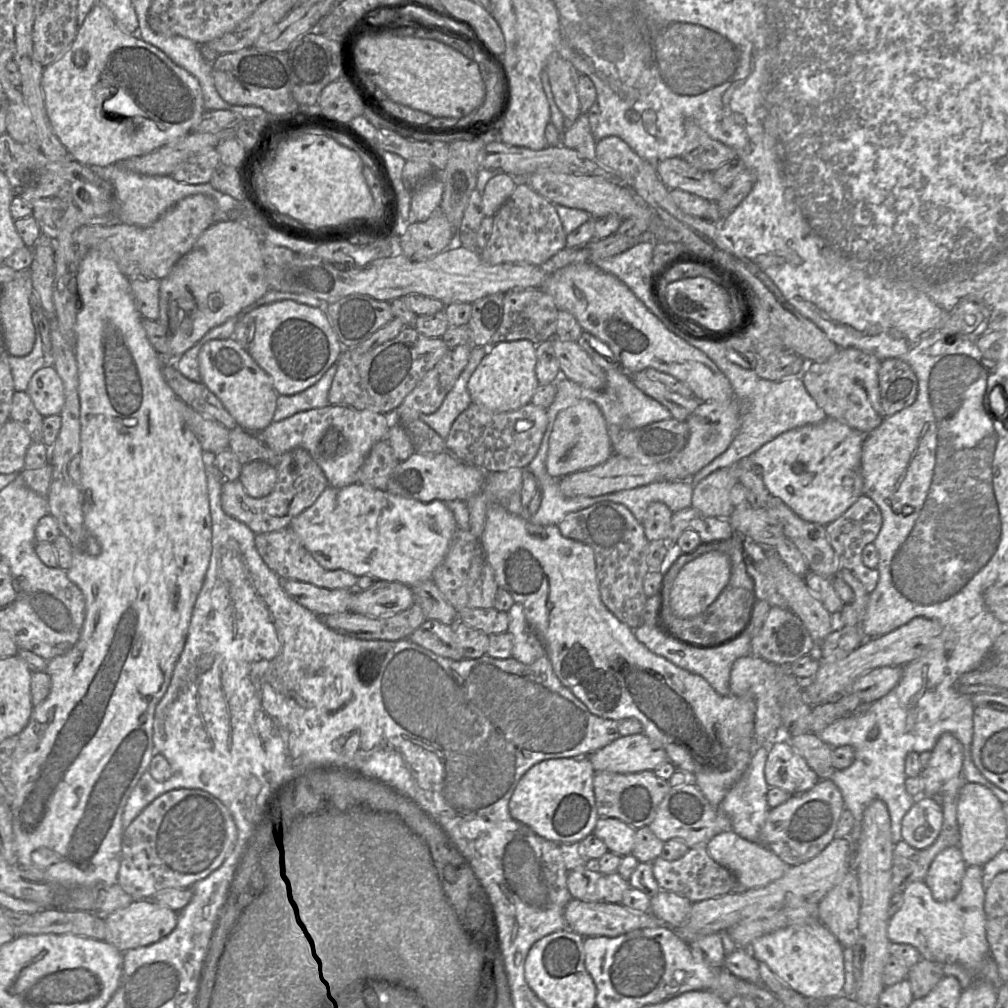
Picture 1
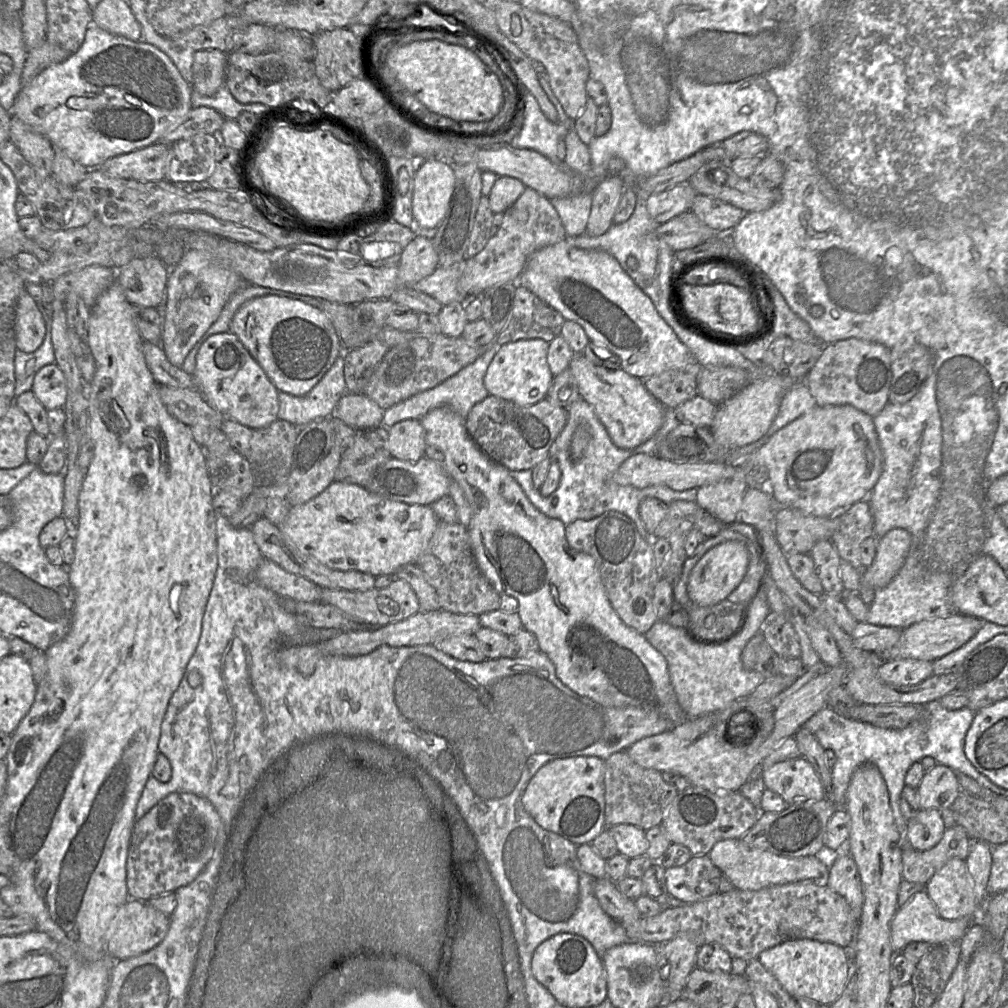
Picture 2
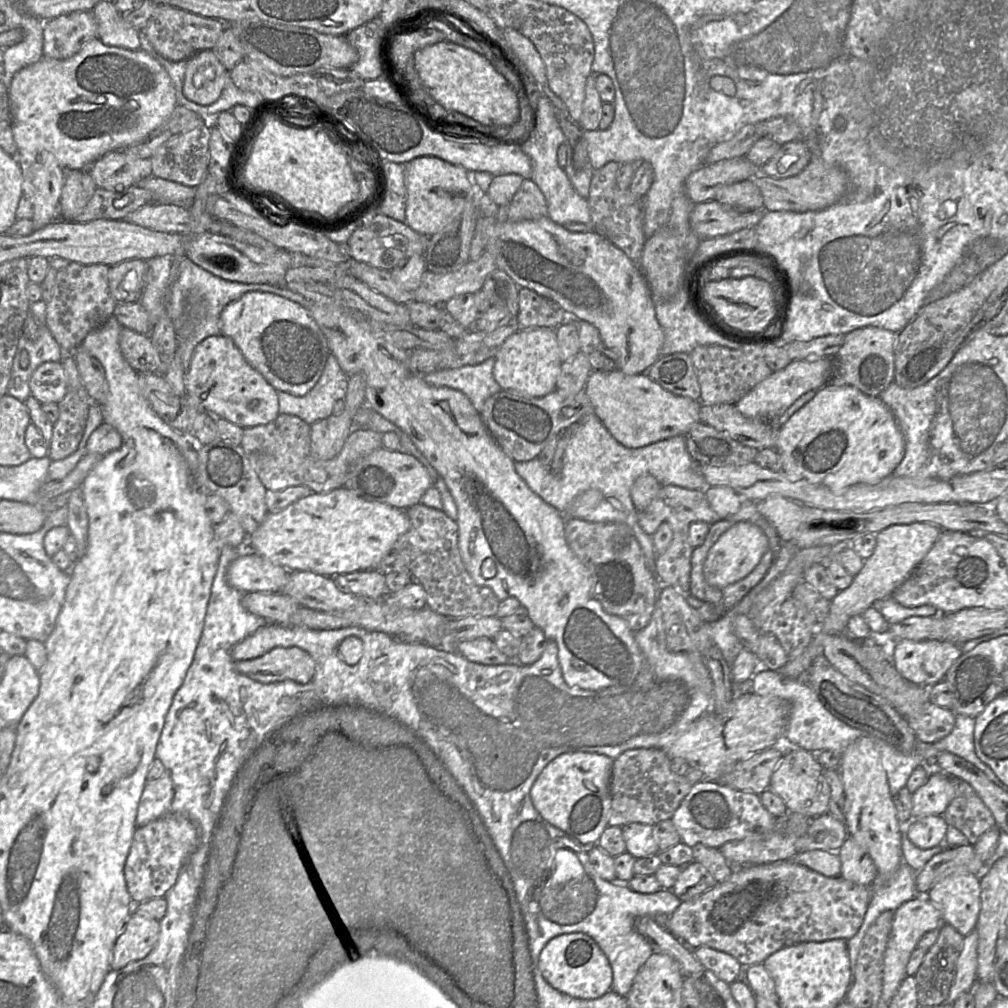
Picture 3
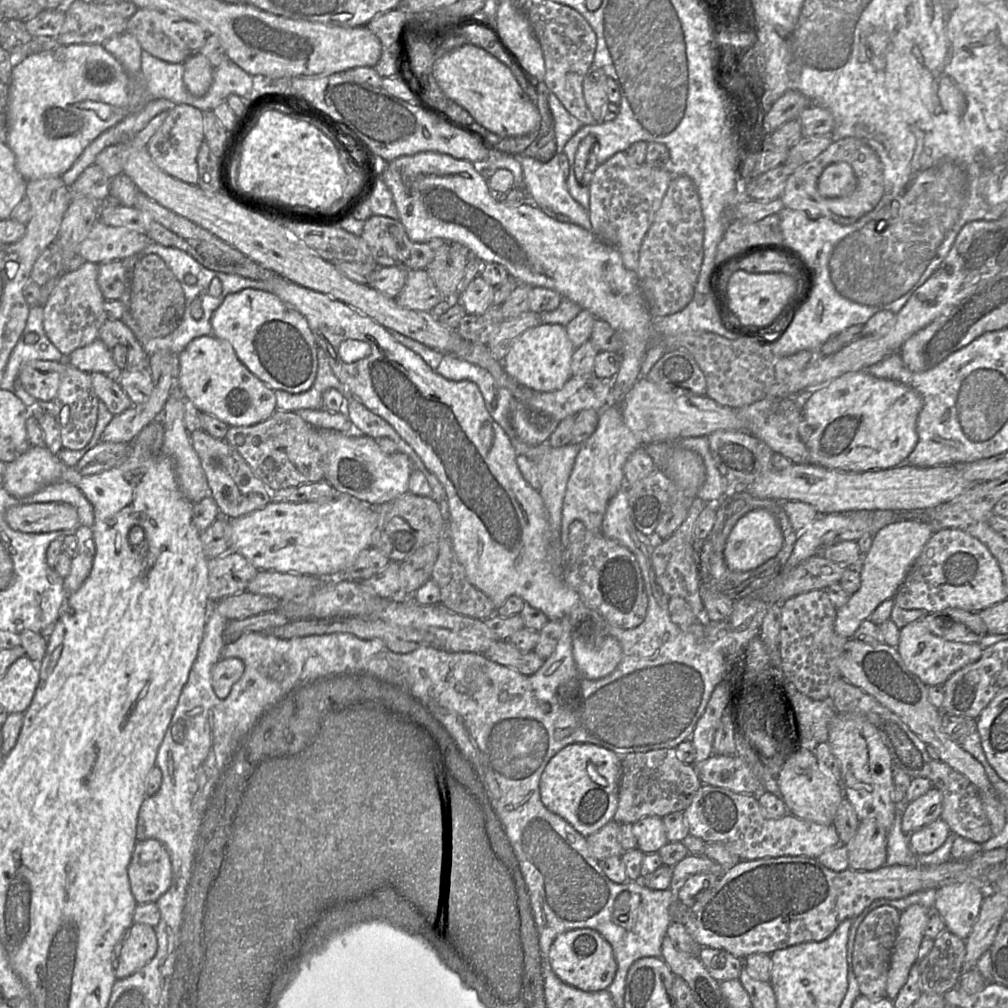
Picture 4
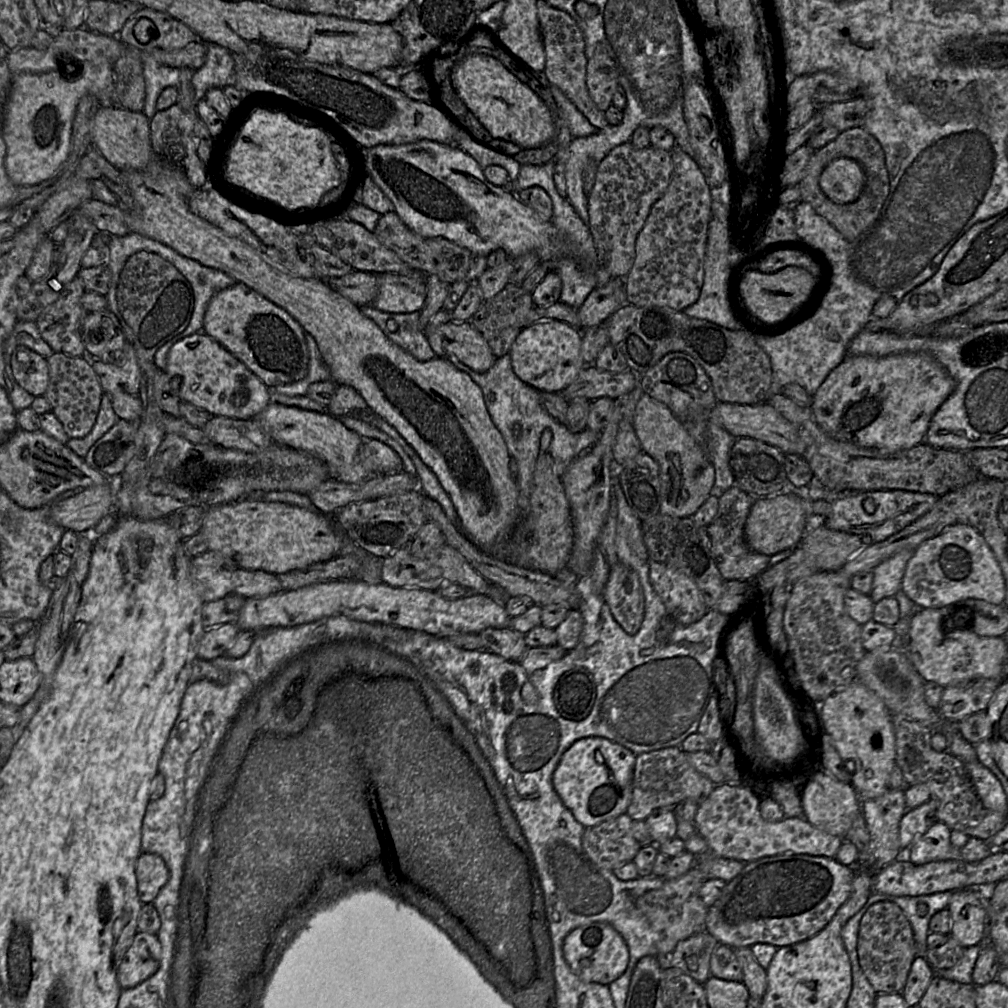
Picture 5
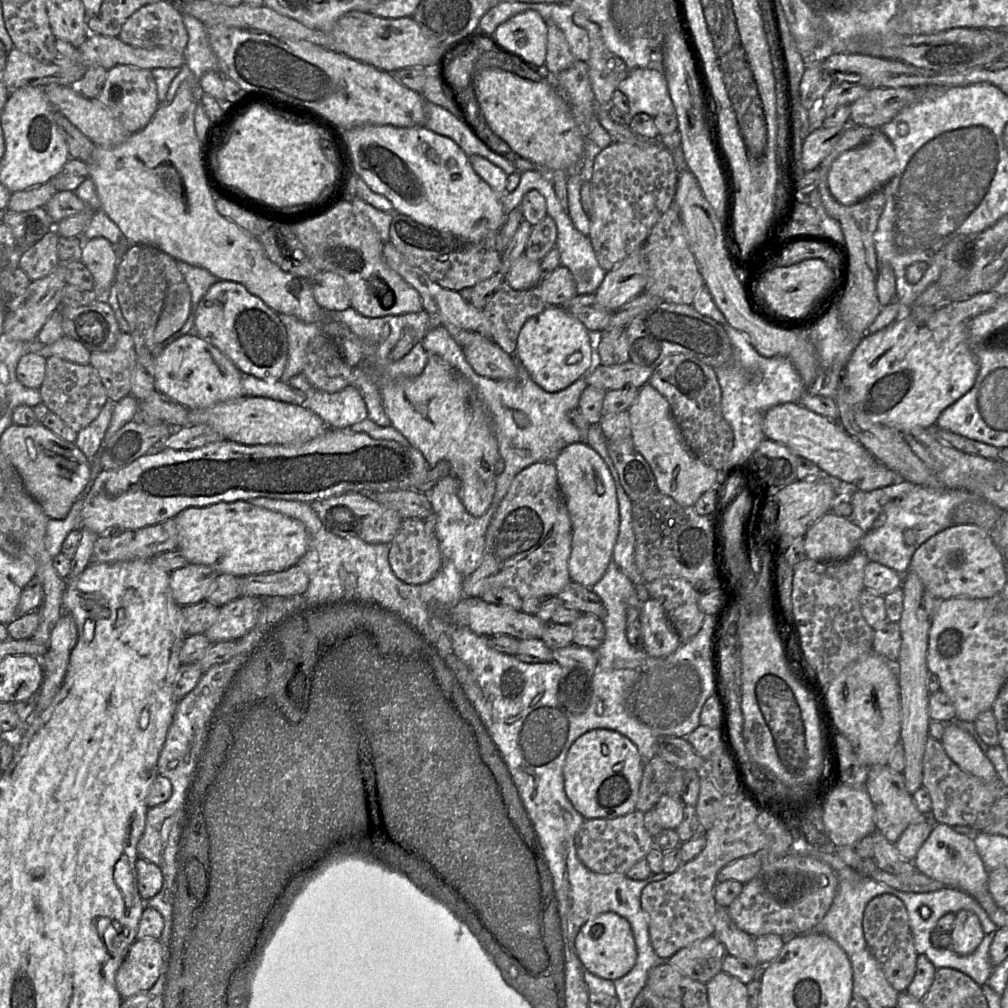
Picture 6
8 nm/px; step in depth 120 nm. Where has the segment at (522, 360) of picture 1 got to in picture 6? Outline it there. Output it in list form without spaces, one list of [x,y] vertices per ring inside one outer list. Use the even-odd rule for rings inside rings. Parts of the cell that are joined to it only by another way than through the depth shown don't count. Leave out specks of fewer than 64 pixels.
[[[547,306],[541,313],[526,321],[517,339],[515,359],[525,368],[531,379],[547,392],[566,389],[579,378],[586,376],[593,361],[596,335],[584,324],[560,306]]]

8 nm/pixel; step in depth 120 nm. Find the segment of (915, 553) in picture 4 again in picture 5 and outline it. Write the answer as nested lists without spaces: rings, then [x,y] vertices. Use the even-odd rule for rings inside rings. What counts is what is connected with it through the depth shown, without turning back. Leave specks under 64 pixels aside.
[[[901,550],[872,570],[874,577],[869,596],[875,604],[883,598],[895,596],[901,589],[907,563],[914,552]]]

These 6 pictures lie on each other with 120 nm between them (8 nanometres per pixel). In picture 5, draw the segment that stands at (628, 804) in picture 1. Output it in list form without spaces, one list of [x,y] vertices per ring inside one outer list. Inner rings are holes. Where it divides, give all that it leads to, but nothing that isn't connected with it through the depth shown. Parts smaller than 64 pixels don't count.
[[[680,746],[663,748],[636,756],[632,796],[626,814],[632,820],[645,820],[655,809],[669,807],[685,799],[691,799],[697,804],[702,803],[712,792],[715,784],[697,771],[688,761]]]

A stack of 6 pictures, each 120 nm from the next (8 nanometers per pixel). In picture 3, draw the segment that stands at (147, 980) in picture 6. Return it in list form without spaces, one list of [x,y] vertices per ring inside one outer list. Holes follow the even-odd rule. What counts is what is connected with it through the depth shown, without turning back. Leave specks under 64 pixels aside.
[[[133,912],[113,946],[111,969],[121,969],[146,957],[157,944],[159,934],[158,920]]]

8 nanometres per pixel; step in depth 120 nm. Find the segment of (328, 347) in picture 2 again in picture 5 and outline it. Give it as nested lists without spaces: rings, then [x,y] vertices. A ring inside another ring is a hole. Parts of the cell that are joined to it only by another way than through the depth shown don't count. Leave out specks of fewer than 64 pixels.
[[[242,282],[214,295],[202,332],[223,345],[269,388],[299,381],[308,372],[310,356],[303,327],[286,310]]]

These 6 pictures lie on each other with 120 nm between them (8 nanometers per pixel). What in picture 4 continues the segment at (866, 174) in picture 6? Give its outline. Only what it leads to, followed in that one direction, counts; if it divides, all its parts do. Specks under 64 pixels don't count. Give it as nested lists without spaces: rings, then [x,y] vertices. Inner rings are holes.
[[[834,162],[827,166],[818,179],[818,190],[828,198],[850,195],[856,188],[857,179],[853,168],[847,162]]]

